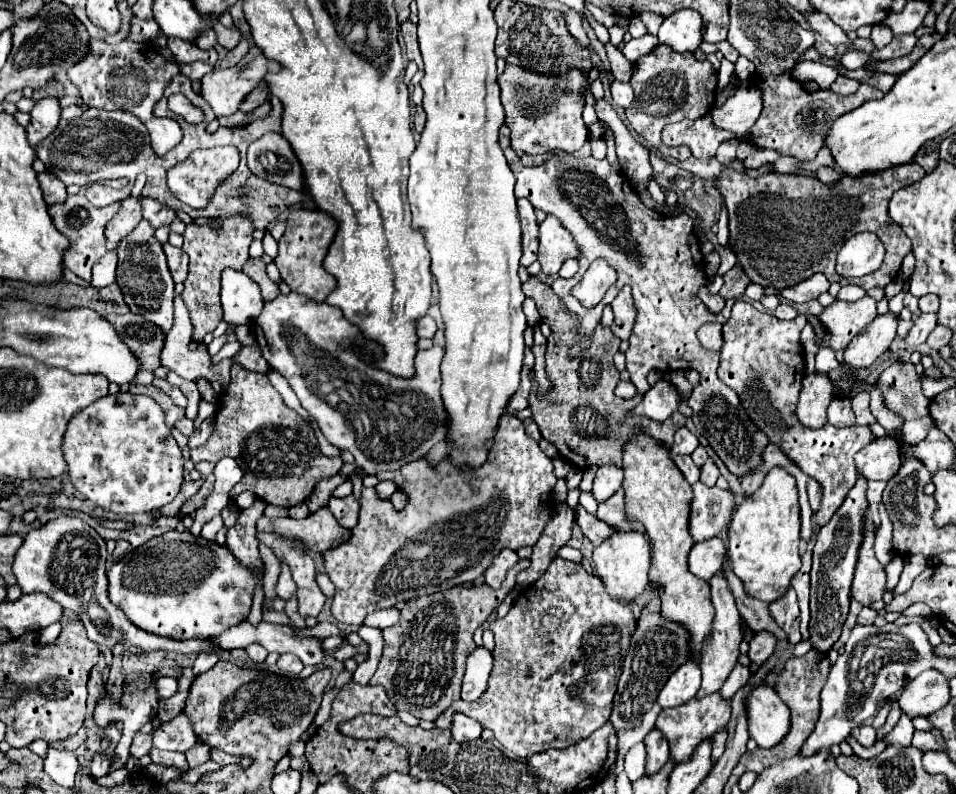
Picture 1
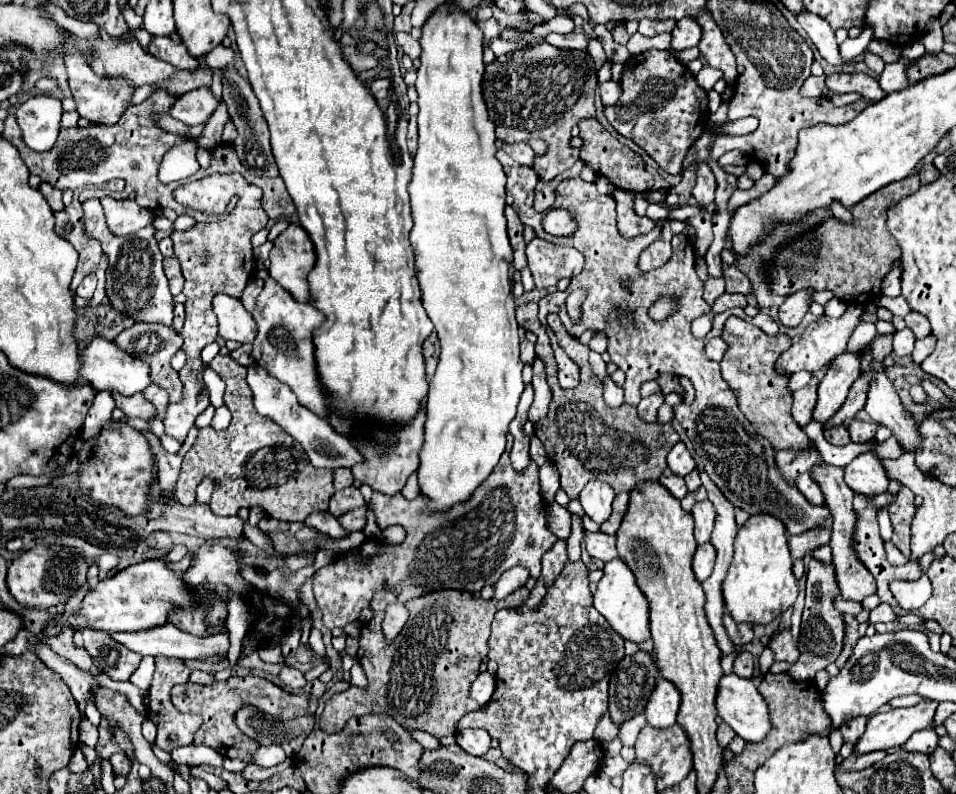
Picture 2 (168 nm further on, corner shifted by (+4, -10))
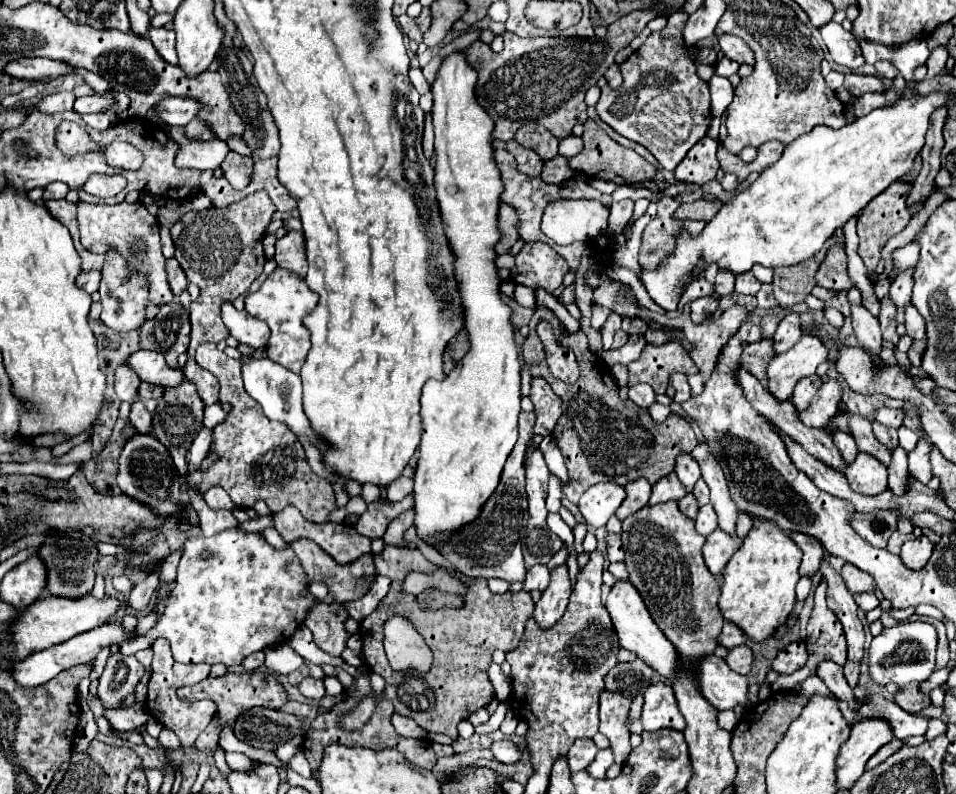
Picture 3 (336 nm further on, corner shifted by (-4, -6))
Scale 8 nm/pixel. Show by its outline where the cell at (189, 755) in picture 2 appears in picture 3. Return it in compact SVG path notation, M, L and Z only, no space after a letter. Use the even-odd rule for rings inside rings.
M166 728L160 732L158 740L160 740L160 744L162 744L166 750L170 750L170 752L182 748L182 744L180 744L180 740L174 736L174 732L170 732L170 730L166 730Z

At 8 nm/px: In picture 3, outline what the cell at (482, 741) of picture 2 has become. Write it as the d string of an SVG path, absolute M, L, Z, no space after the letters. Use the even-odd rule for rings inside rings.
M508 738L498 740L498 742L492 742L490 750L492 750L494 758L496 758L498 762L504 762L504 764L514 764L514 762L520 758L520 752L516 750L514 742L508 740ZM508 758L516 758L516 760L508 760Z

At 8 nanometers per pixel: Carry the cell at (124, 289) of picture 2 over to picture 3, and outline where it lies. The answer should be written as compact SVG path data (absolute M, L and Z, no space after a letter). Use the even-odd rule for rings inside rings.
M80 202L78 226L80 226L80 242L86 250L100 252L100 254L104 254L106 250L118 250L122 256L126 256L126 262L130 262L130 270L138 270L138 274L146 274L146 280L150 282L150 302L156 302L162 306L174 300L174 294L168 284L168 274L166 274L166 258L160 246L160 234L158 234L160 224L146 210L142 202L134 202L134 204L120 202L114 206Z

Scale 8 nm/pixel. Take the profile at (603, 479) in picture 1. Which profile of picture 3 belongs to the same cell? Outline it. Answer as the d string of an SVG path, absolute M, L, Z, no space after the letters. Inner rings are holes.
M614 482L594 484L582 494L578 502L578 512L582 514L586 524L600 528L606 526L606 522L614 516L624 498L626 498L624 488Z

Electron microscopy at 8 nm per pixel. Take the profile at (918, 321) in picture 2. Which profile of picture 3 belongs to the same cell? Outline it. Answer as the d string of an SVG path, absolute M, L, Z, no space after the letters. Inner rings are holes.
M912 304L906 306L906 332L914 340L926 338L926 320L918 314L918 310Z

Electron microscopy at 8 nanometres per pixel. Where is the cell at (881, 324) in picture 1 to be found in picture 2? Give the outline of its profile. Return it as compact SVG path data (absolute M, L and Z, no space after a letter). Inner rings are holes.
M844 352L838 358L834 358L824 380L818 386L818 402L814 406L812 420L826 422L826 418L830 418L838 410L838 406L842 406L850 386L858 376L860 376L860 362L856 352L854 354Z

